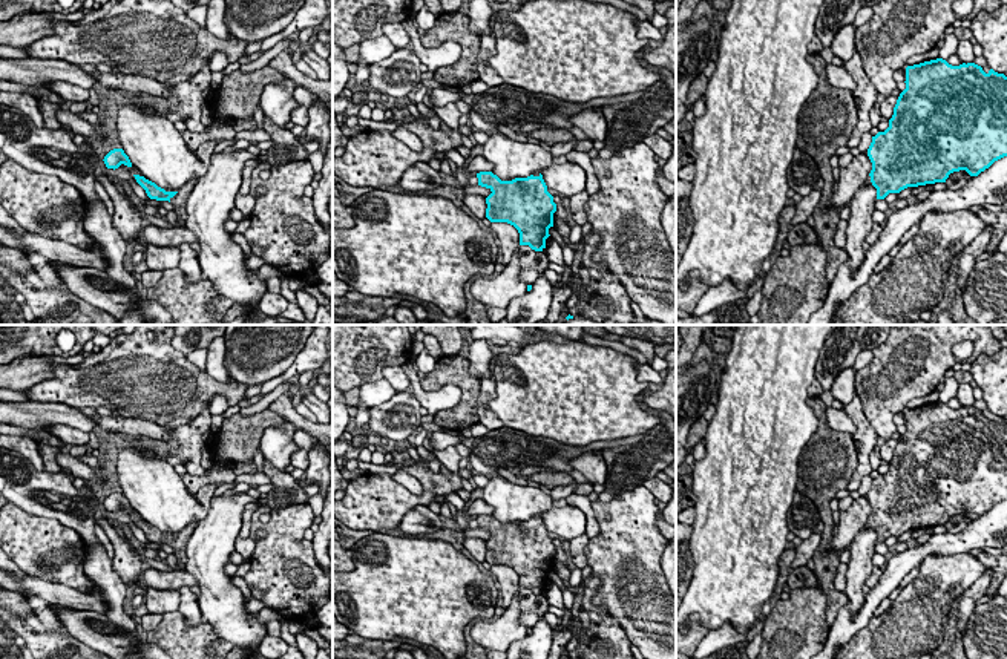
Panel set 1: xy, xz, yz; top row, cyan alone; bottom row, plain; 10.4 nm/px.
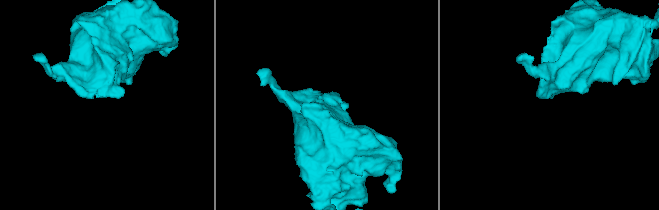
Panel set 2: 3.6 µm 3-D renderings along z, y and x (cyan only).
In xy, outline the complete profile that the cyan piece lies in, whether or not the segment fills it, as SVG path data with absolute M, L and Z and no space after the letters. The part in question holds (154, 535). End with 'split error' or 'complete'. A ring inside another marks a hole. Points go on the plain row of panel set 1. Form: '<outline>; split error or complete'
M133 518L136 526L146 533L150 543L156 544L169 544L175 550L175 556L178 564L182 564L182 559L187 556L185 549L187 543L196 529L196 523L185 526L178 535L166 535L158 530L155 526L146 523L144 520Z; split error

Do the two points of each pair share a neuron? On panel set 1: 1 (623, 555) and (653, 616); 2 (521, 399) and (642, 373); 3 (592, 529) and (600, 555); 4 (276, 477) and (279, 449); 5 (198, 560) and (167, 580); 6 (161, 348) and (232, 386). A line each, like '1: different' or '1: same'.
1: same
2: different
3: different
4: different
5: different
6: same

